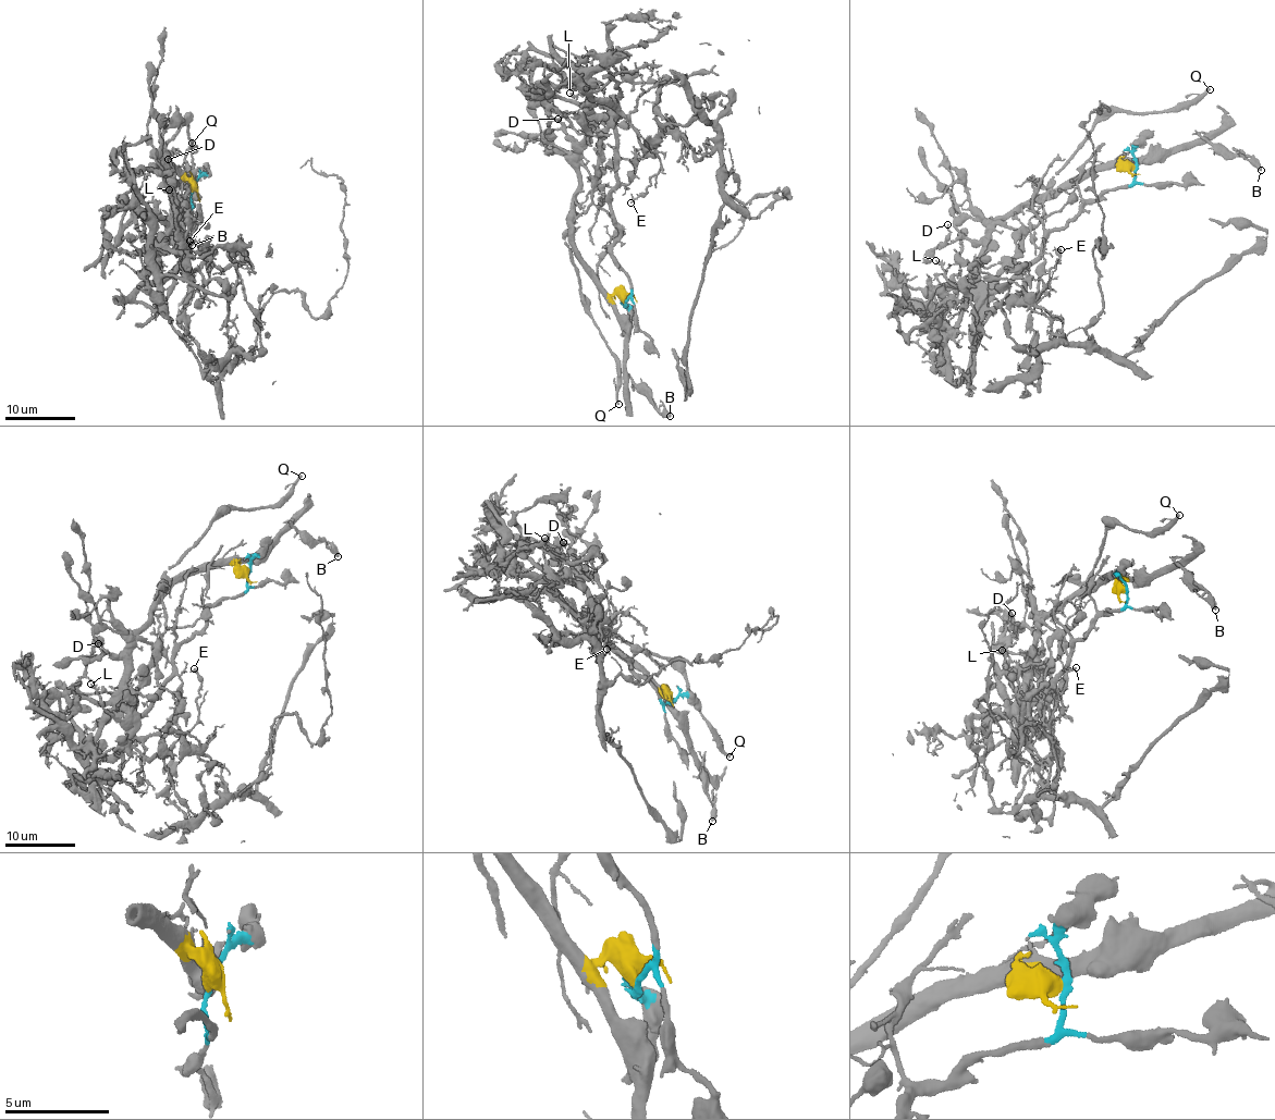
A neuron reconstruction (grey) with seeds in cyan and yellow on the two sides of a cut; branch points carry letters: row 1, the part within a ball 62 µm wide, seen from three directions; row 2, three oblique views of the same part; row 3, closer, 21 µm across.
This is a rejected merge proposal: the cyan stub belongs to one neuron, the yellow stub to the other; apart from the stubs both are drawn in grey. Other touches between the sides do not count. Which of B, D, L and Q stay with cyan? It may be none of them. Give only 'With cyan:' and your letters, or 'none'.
With cyan: L

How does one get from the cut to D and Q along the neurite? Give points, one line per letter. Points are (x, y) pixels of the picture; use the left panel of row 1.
D: (193, 189), (168, 162), (158, 168), (174, 177), (164, 186), (151, 170), (167, 173), (168, 159)
Q: (193, 189), (168, 162), (157, 164), (159, 149), (181, 124), (185, 123), (192, 150), (193, 143)

